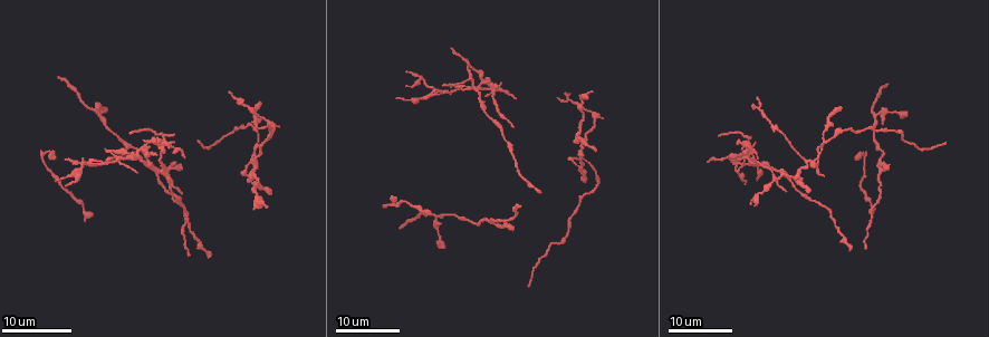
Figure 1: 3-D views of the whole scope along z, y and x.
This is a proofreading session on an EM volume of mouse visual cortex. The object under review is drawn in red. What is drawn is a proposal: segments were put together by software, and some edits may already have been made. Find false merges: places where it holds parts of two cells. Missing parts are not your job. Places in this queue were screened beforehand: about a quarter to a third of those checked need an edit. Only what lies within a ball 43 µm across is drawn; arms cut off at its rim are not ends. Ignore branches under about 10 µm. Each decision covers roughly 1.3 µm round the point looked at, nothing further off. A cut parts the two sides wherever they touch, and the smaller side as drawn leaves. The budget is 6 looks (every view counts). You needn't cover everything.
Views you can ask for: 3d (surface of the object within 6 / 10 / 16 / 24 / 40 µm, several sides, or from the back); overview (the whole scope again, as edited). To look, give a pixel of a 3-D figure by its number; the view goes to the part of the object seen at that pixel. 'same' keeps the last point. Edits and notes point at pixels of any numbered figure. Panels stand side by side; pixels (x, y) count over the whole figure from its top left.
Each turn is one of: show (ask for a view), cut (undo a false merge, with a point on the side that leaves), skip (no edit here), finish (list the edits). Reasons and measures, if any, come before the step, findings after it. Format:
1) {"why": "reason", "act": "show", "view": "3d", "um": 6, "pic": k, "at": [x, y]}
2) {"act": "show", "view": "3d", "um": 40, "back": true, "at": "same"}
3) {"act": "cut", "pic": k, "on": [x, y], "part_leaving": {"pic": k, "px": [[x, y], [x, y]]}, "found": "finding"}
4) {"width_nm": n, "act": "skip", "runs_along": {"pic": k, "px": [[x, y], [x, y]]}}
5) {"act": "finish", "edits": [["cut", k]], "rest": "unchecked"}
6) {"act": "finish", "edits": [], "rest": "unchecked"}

{"act": "show", "view": "3d", "um": 16, "pic": 1, "at": [512, 231]}

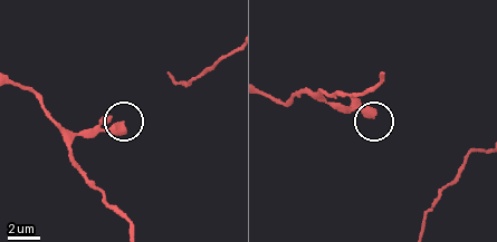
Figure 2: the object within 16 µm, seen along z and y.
{"act": "show", "view": "3d", "um": 6, "pic": 2, "at": [373, 116]}

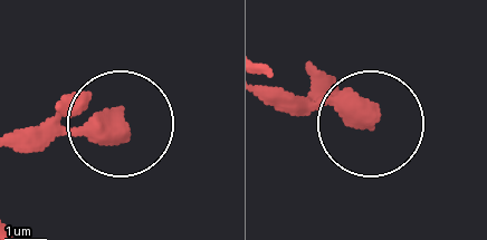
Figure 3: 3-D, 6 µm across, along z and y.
{"act": "skip", "found": "all the same cell"}

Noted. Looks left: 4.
{"why": "calibre changes", "act": "show", "view": "3d", "um": 24, "pic": 1, "at": [122, 140]}

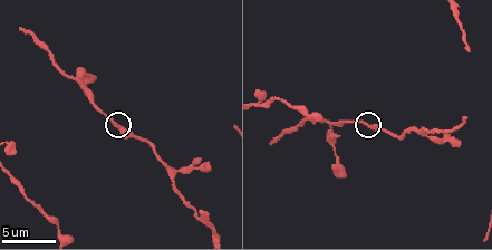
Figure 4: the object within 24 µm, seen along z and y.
{"act": "show", "view": "3d", "um": 10, "pic": 4, "at": [368, 125]}

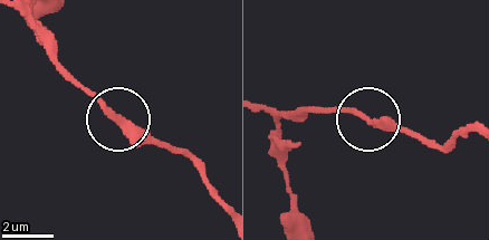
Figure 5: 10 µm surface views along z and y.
{"act": "skip", "runs_along": {"pic": 5, "px": [[475, 128], [430, 144], [339, 109], [323, 109]]}, "found": "all the same cell"}

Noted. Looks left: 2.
{"why": "four or more arms meet", "act": "show", "view": "3d", "um": 16, "pic": 1, "at": [138, 152]}

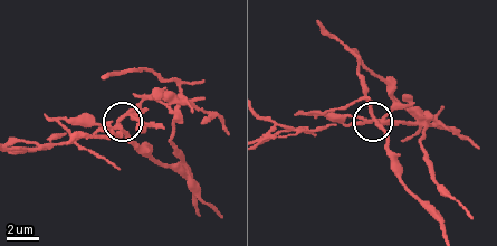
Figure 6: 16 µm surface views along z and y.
{"why": "closer look", "act": "show", "view": "3d", "um": 10, "pic": 6, "at": [366, 123]}

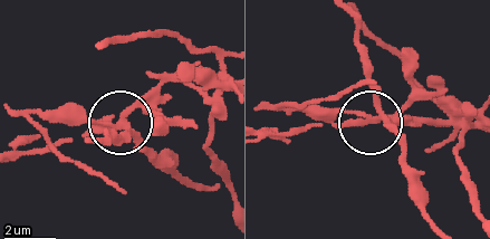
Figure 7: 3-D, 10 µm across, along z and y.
{"width_nm": 240, "act": "cut", "pic": 7, "on": [155, 103], "found": "two cells meet here"}

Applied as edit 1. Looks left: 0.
{"act": "finish", "edits": [["cut", 7]], "rest": "unchecked"}

